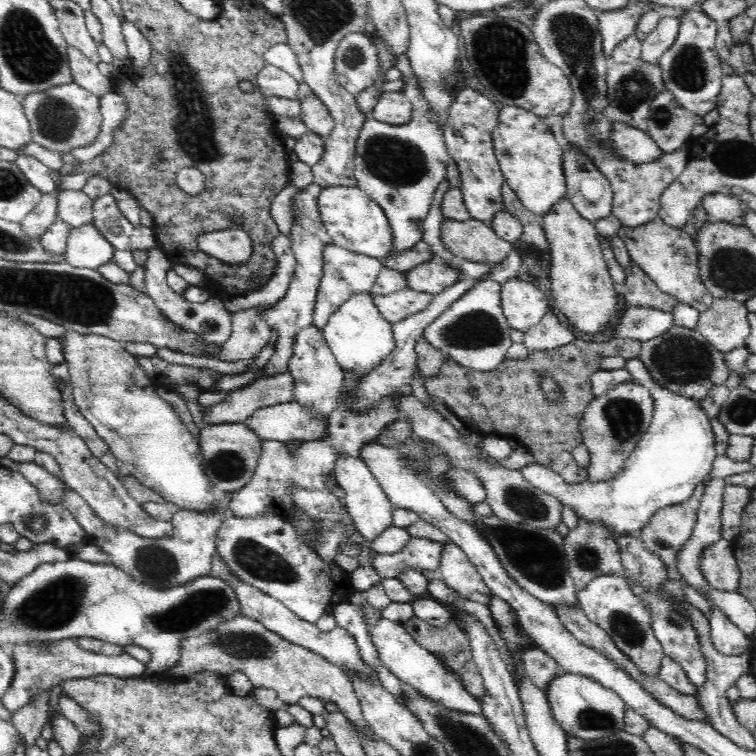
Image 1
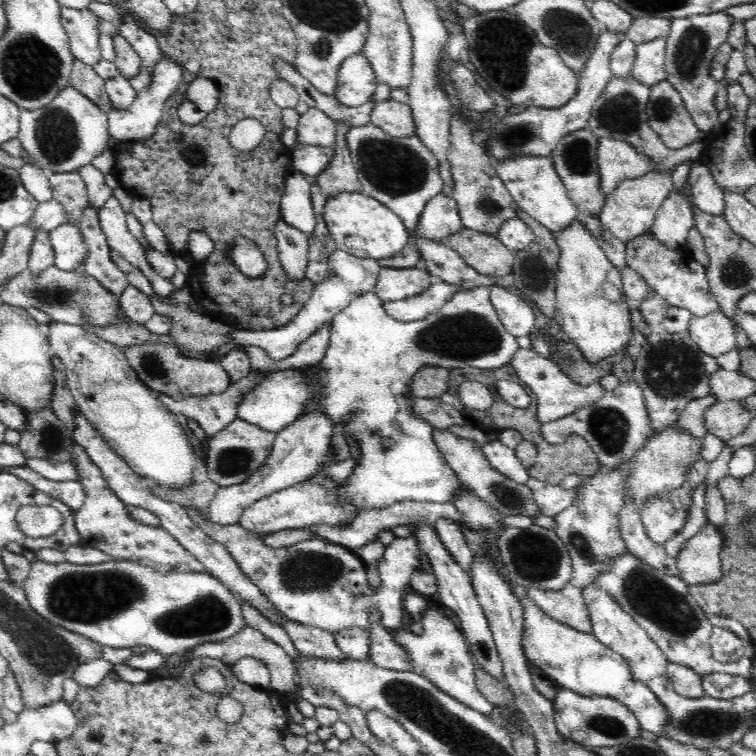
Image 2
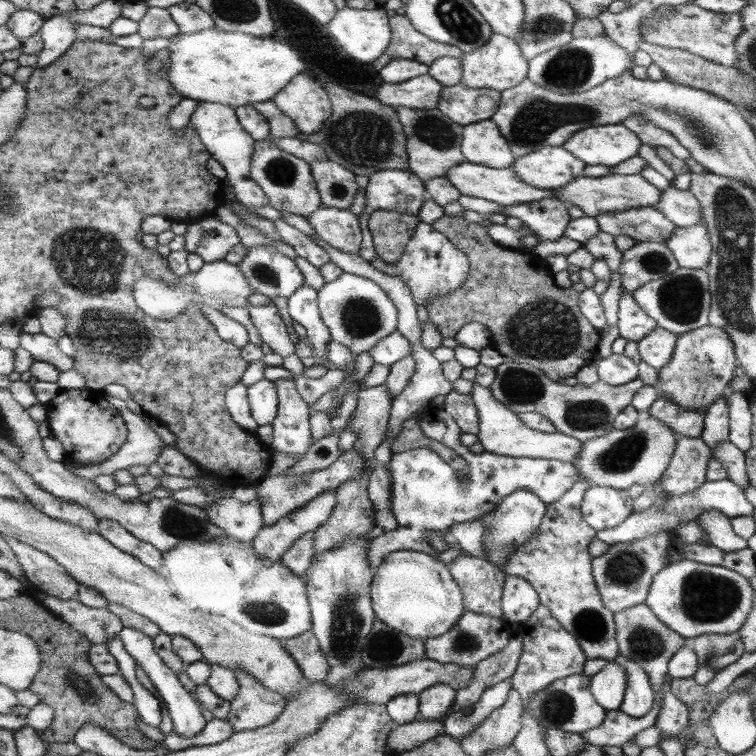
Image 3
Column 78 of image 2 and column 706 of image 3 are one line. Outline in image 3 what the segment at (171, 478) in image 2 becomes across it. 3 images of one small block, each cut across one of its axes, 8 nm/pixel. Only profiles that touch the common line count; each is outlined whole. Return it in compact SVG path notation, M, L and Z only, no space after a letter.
M709 324L678 336L673 360L658 371L658 383L655 386L660 390L660 396L664 394L675 404L679 404L681 409L707 410L722 396L733 378L733 370L737 365L734 344L725 330Z

